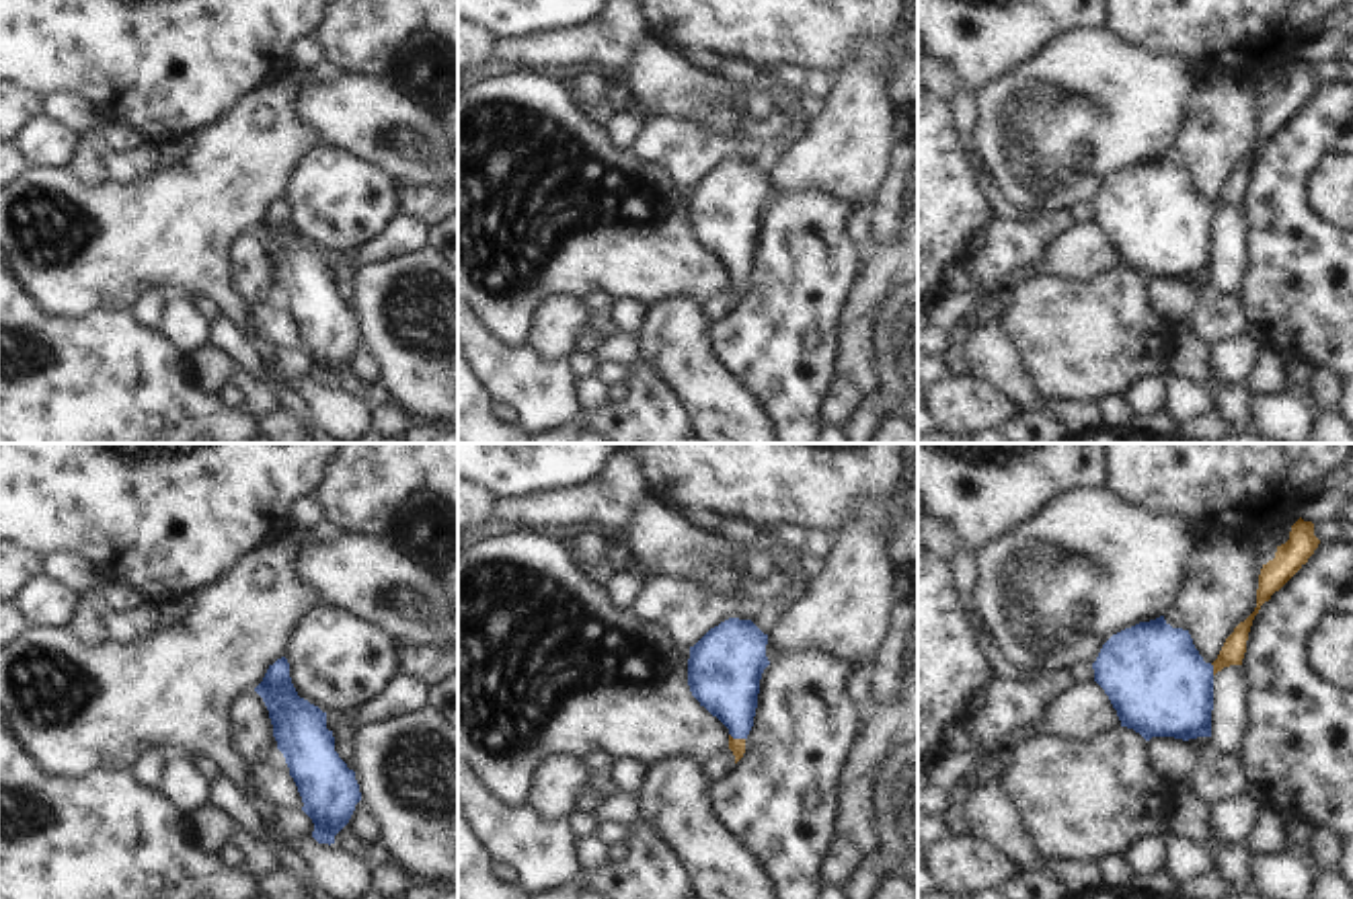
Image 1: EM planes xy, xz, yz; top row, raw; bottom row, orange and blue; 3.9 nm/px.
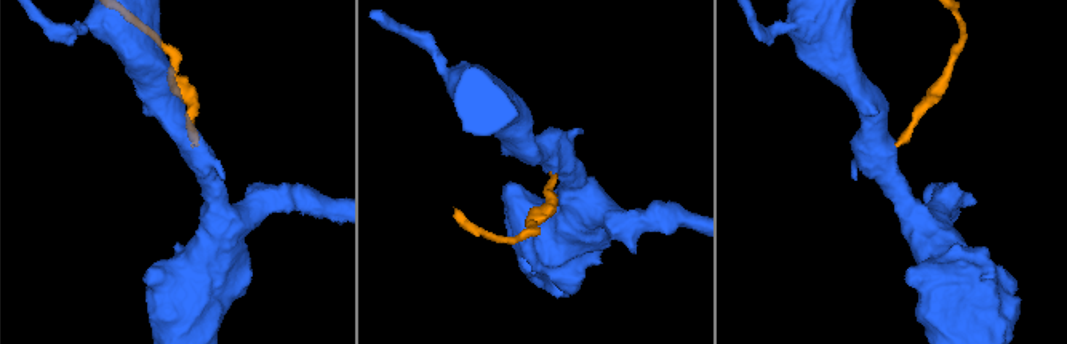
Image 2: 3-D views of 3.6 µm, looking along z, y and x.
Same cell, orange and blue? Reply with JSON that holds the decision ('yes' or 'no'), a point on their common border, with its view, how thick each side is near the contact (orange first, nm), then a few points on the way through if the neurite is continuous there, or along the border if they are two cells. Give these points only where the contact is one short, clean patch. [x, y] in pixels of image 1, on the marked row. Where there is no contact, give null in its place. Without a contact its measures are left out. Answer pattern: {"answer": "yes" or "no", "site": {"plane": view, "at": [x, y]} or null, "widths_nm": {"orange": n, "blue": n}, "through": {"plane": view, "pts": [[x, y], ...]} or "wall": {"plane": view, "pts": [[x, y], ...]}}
{"answer": "yes", "site": {"plane": "xz", "at": [738, 739]}, "widths_nm": {"orange": 60, "blue": 280}, "through": {"plane": "xz", "pts": [[738, 746], [738, 739], [738, 713], [725, 678]]}}

